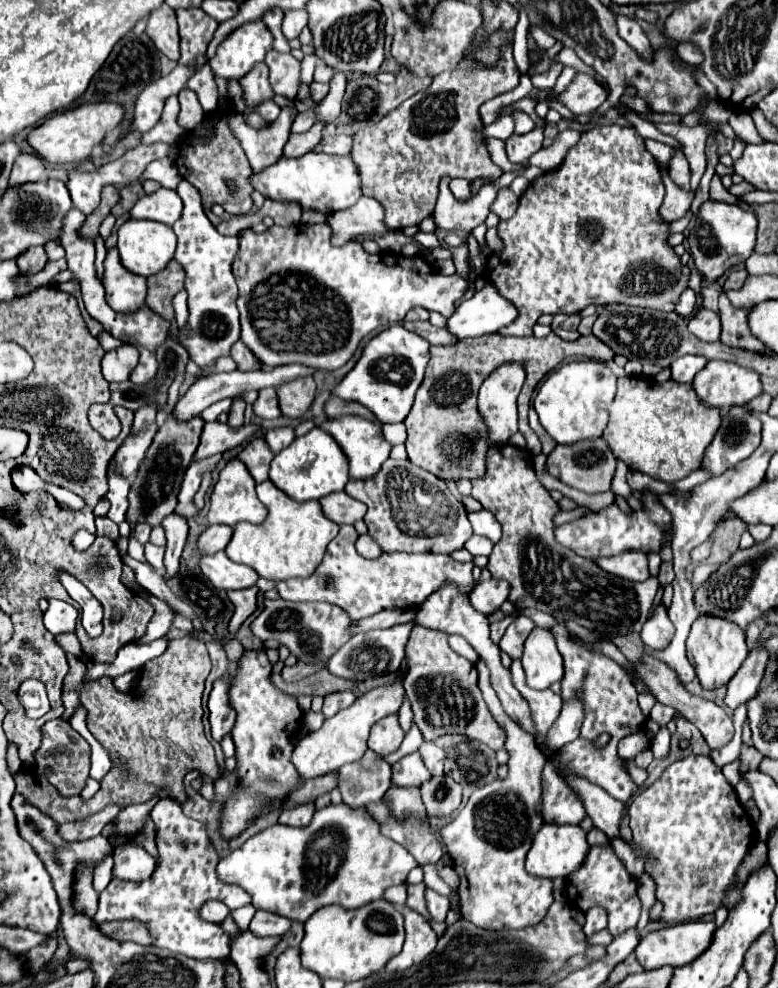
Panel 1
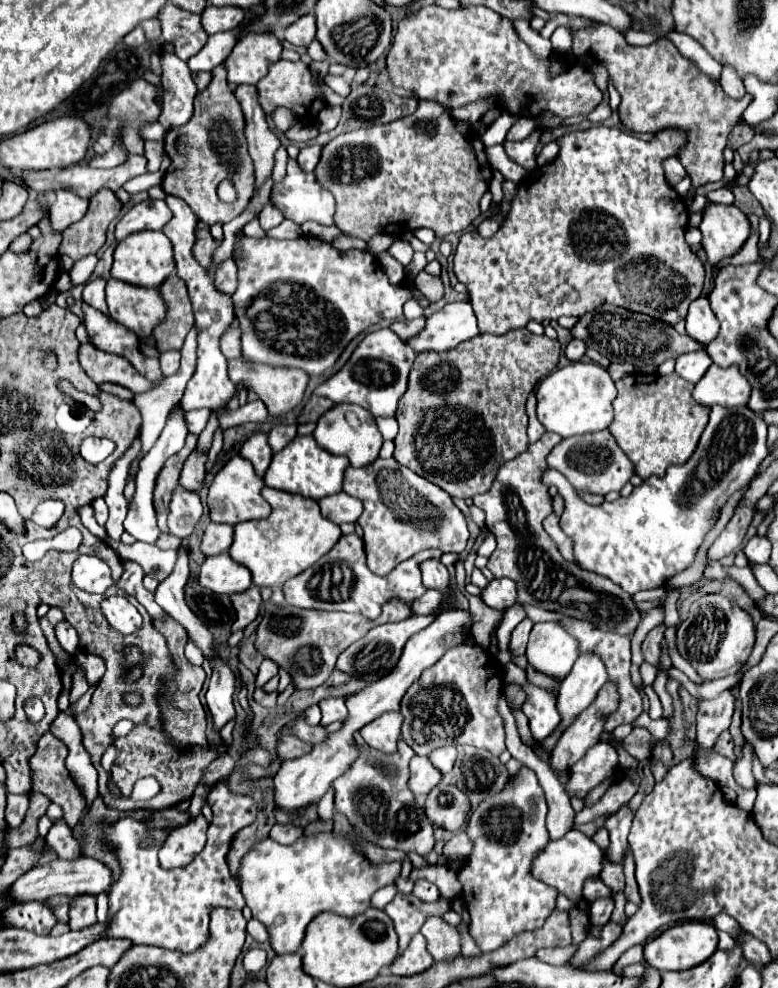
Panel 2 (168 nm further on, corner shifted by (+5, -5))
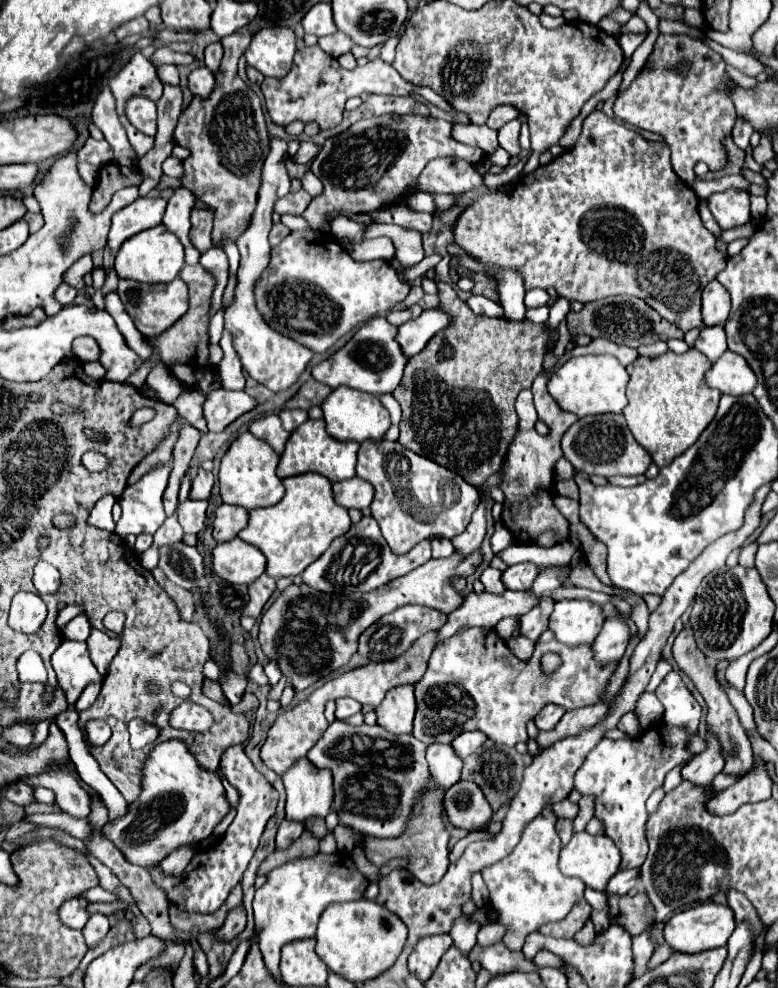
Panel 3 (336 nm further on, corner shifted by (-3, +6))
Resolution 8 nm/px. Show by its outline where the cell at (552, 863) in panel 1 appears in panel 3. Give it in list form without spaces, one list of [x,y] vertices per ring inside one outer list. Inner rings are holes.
[[[587,832],[573,834],[571,842],[561,850],[561,858],[559,858],[559,868],[565,876],[581,878],[585,882],[585,886],[601,890],[601,892],[605,890],[609,878],[619,870],[619,864],[621,864],[621,854],[617,850],[617,846],[613,844],[613,840],[609,840],[603,834],[591,836]]]

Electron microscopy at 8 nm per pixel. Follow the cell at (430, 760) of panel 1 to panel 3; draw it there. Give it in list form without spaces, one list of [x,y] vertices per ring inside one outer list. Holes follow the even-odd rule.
[[[463,732],[461,736],[457,736],[451,746],[455,748],[457,756],[461,758],[467,758],[469,754],[473,754],[483,742],[487,740],[487,736],[483,732]]]

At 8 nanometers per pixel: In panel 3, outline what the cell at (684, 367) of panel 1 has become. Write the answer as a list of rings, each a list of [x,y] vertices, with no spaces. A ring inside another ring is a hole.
[[[705,326],[705,328],[701,328],[701,334],[695,342],[695,348],[699,352],[703,352],[711,362],[715,362],[727,350],[723,326]]]

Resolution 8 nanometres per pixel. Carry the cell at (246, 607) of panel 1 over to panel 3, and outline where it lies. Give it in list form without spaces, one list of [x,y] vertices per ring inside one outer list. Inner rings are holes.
[[[267,574],[259,576],[253,584],[249,584],[249,596],[251,596],[251,600],[249,600],[249,604],[247,604],[247,608],[245,608],[243,614],[245,614],[245,616],[251,616],[251,618],[257,618],[257,616],[261,614],[265,602],[267,602],[267,600],[271,598],[271,594],[275,592],[275,588],[277,588],[275,578],[267,576]]]

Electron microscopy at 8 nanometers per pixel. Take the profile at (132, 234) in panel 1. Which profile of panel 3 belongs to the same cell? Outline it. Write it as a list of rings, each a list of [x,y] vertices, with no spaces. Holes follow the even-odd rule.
[[[163,224],[149,228],[145,232],[139,232],[137,236],[131,236],[129,240],[125,240],[125,244],[119,248],[115,258],[115,270],[119,278],[129,278],[129,280],[147,282],[147,284],[171,282],[179,276],[183,266],[185,266],[183,244]]]

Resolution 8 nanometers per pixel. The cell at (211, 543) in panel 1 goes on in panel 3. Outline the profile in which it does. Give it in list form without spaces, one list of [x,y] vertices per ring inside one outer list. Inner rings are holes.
[[[221,504],[215,510],[215,520],[213,520],[213,538],[217,542],[227,542],[237,538],[237,534],[245,528],[249,518],[247,508],[241,506],[231,506],[231,504]]]

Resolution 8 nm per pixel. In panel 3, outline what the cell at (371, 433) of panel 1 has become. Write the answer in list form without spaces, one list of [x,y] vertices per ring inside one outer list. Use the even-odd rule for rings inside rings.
[[[337,386],[321,404],[323,416],[327,422],[327,432],[337,440],[355,440],[363,442],[367,438],[379,440],[385,436],[387,428],[391,426],[387,408],[379,402],[375,394],[365,394],[347,386]]]

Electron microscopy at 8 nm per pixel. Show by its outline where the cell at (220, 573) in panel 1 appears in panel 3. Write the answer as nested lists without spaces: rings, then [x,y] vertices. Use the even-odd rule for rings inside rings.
[[[233,538],[213,550],[213,570],[233,584],[251,584],[265,572],[265,556],[259,548]]]

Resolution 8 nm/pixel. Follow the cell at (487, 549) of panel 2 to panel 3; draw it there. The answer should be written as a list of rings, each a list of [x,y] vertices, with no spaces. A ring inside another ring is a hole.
[[[495,524],[495,534],[493,534],[493,538],[491,538],[493,552],[499,554],[499,552],[503,552],[505,548],[509,548],[509,546],[513,546],[513,544],[515,544],[513,534],[511,534],[503,524]]]

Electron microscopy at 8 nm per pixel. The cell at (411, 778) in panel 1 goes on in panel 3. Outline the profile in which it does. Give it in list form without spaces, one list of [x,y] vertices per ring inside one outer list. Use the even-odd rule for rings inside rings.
[[[431,744],[427,748],[427,762],[431,776],[445,788],[451,788],[459,782],[463,760],[455,754],[451,744]]]

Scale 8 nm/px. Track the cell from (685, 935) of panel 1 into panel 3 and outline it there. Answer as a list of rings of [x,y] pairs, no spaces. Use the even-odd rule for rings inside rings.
[[[705,902],[669,918],[665,926],[665,940],[677,952],[703,952],[709,948],[725,946],[729,936],[733,934],[733,928],[735,928],[735,920],[733,920],[731,906]]]

